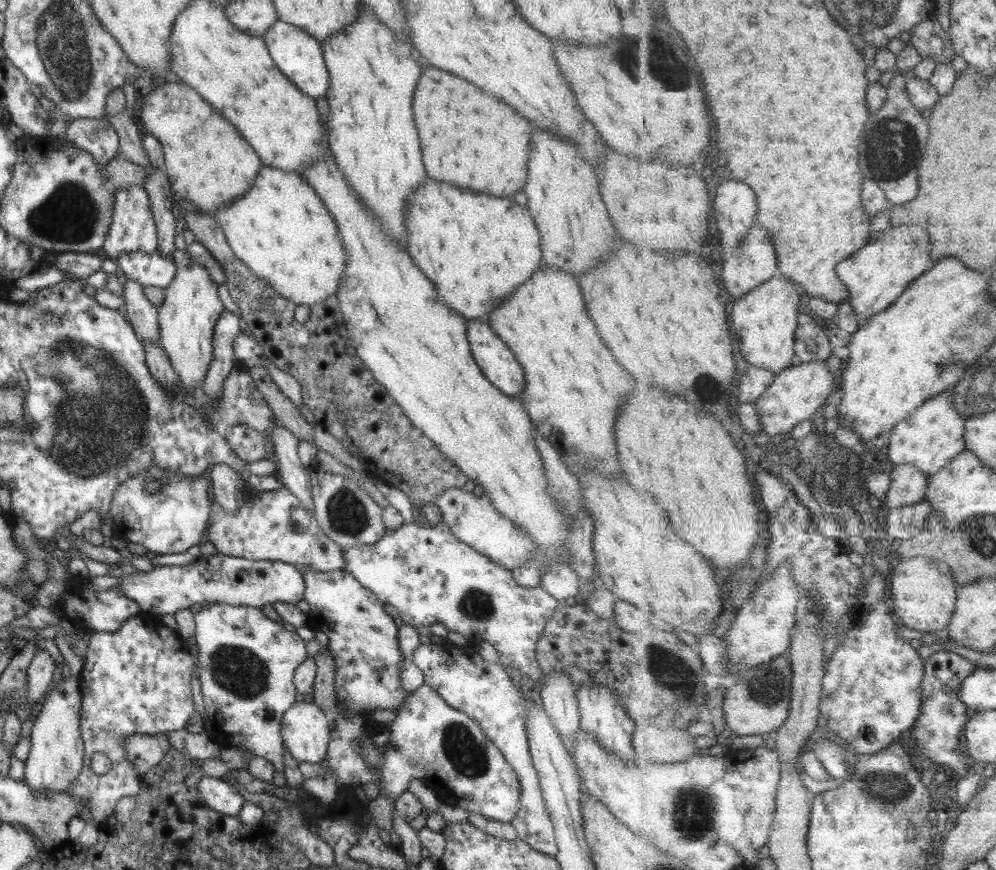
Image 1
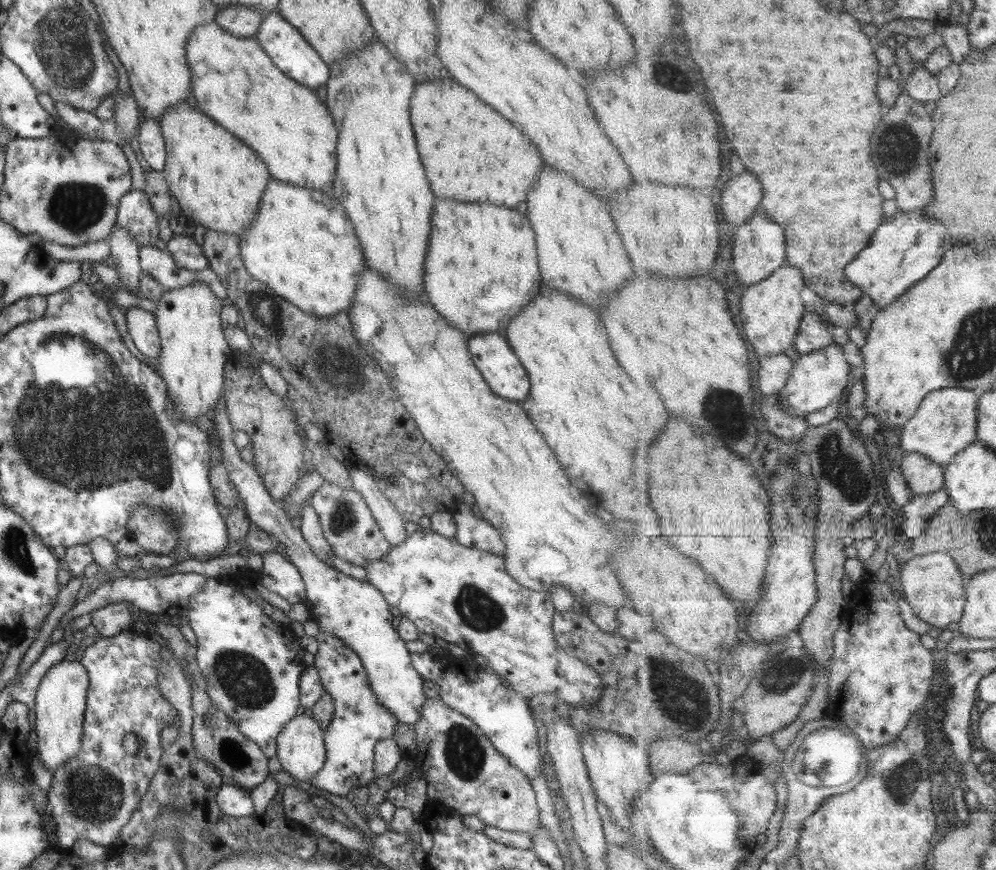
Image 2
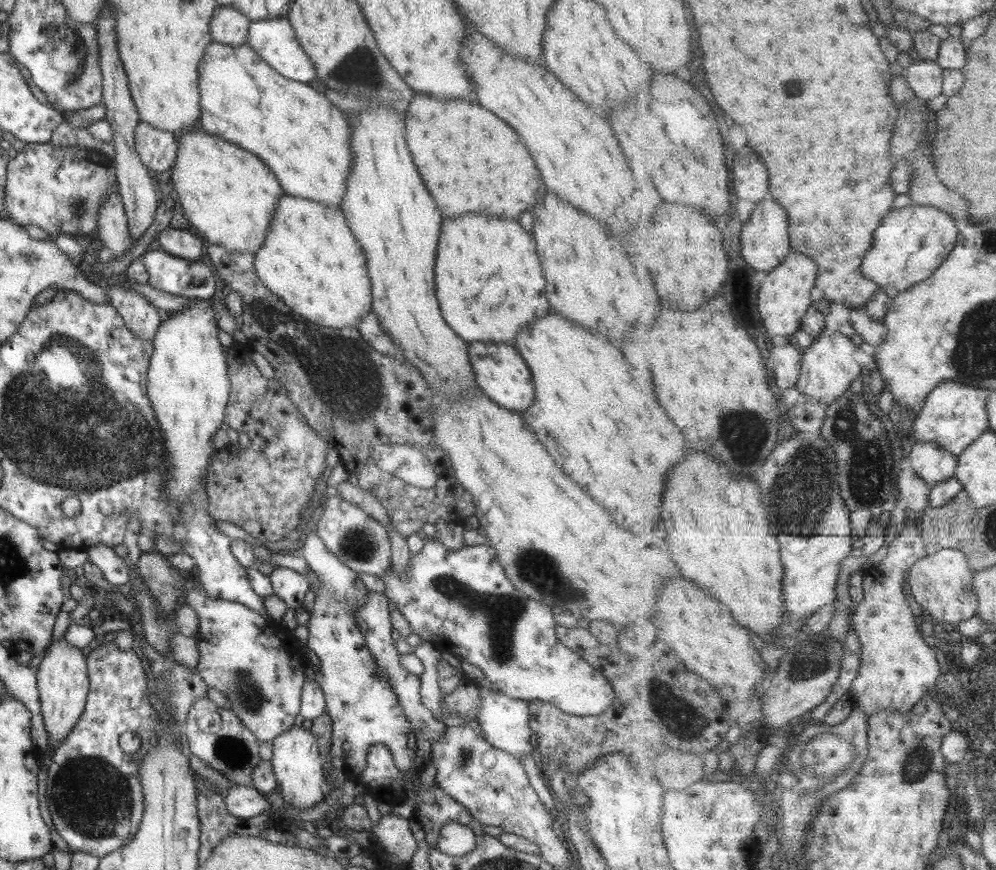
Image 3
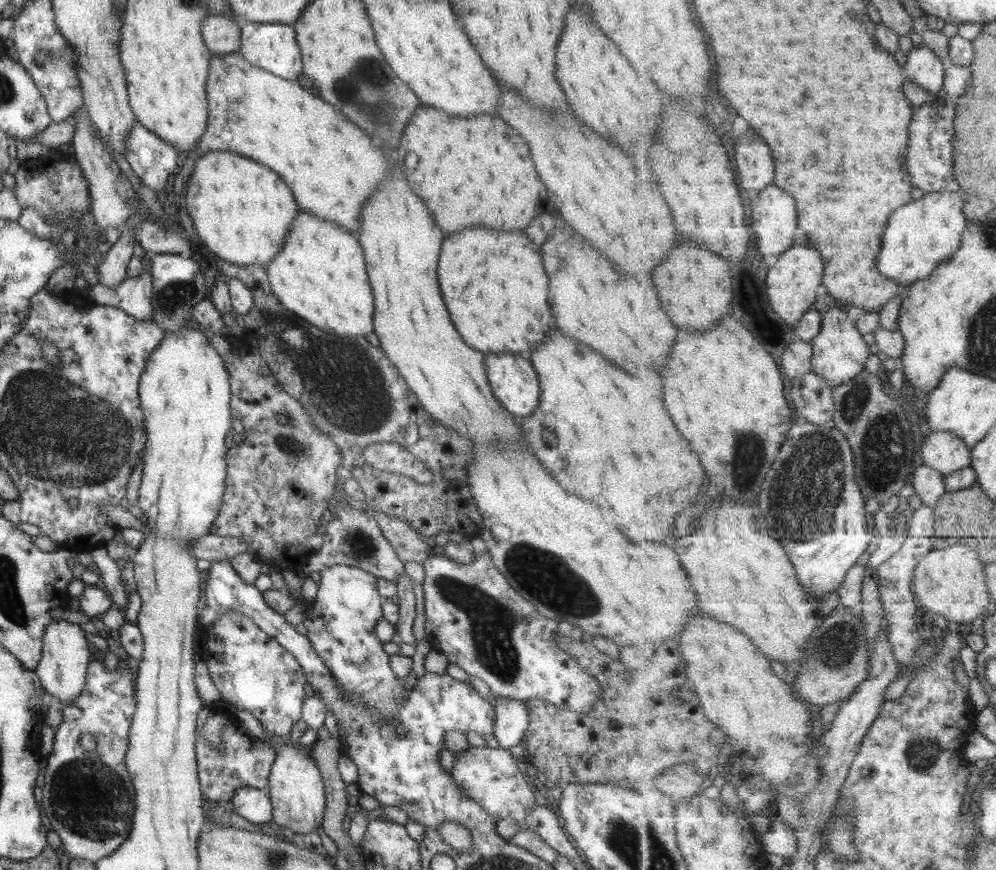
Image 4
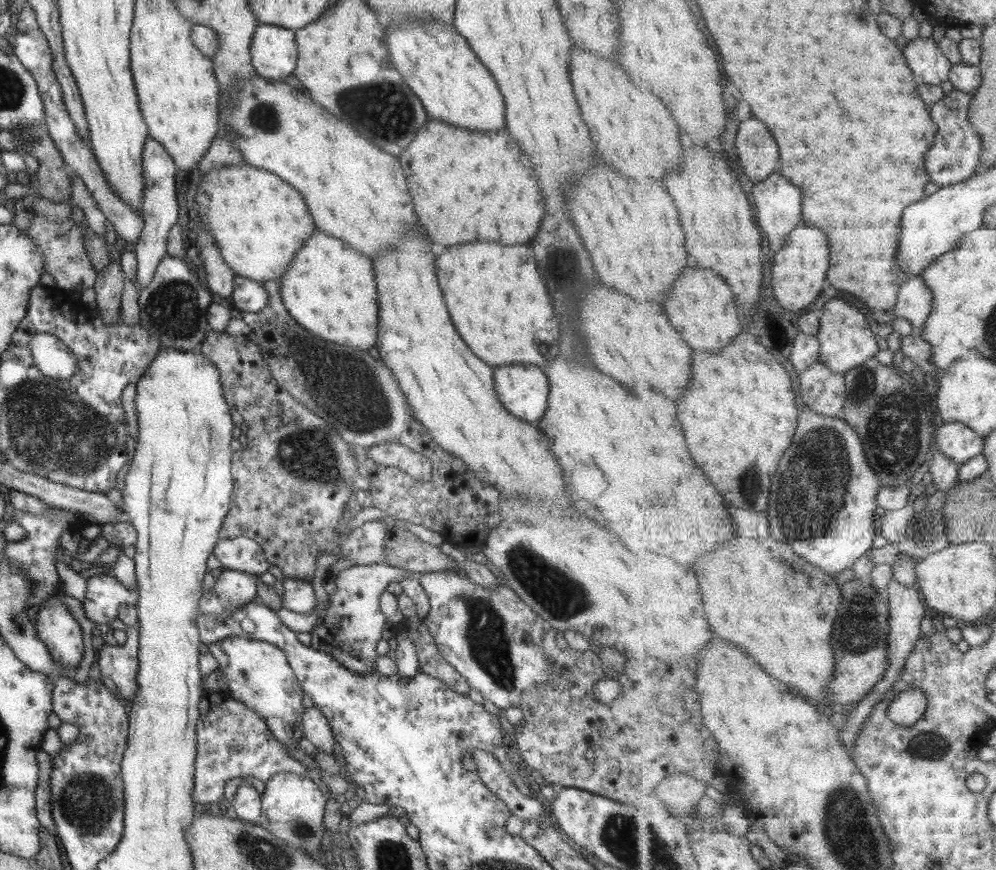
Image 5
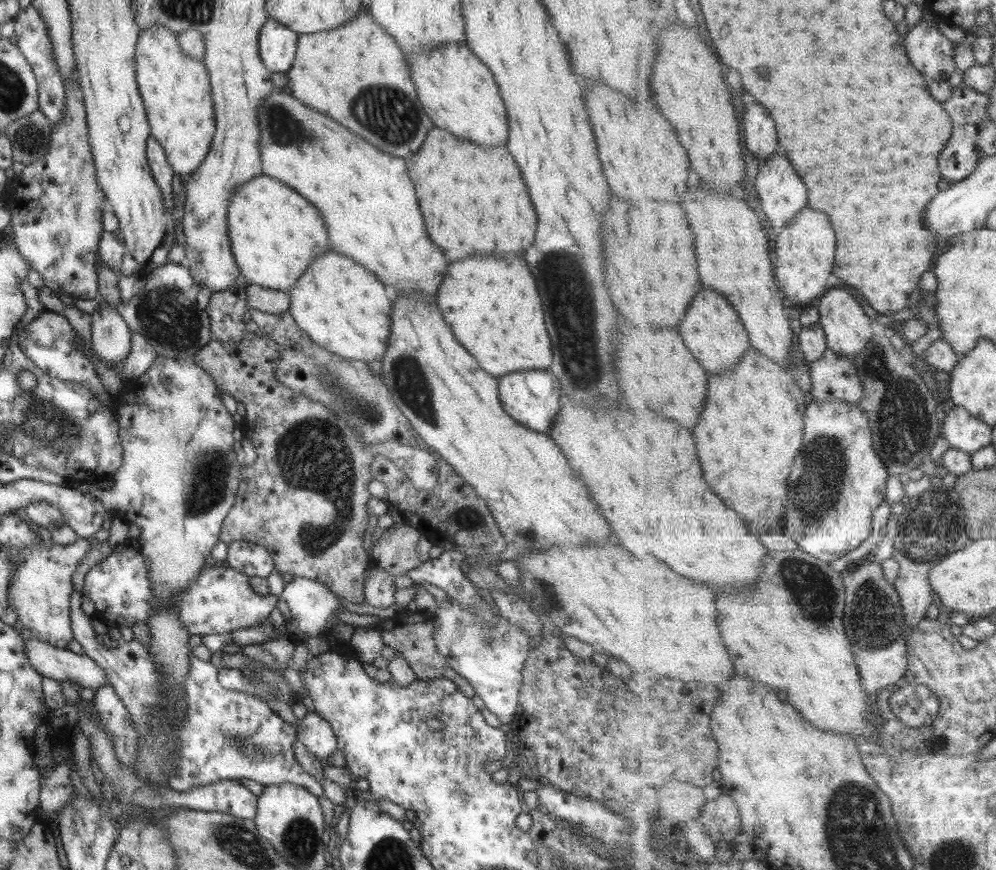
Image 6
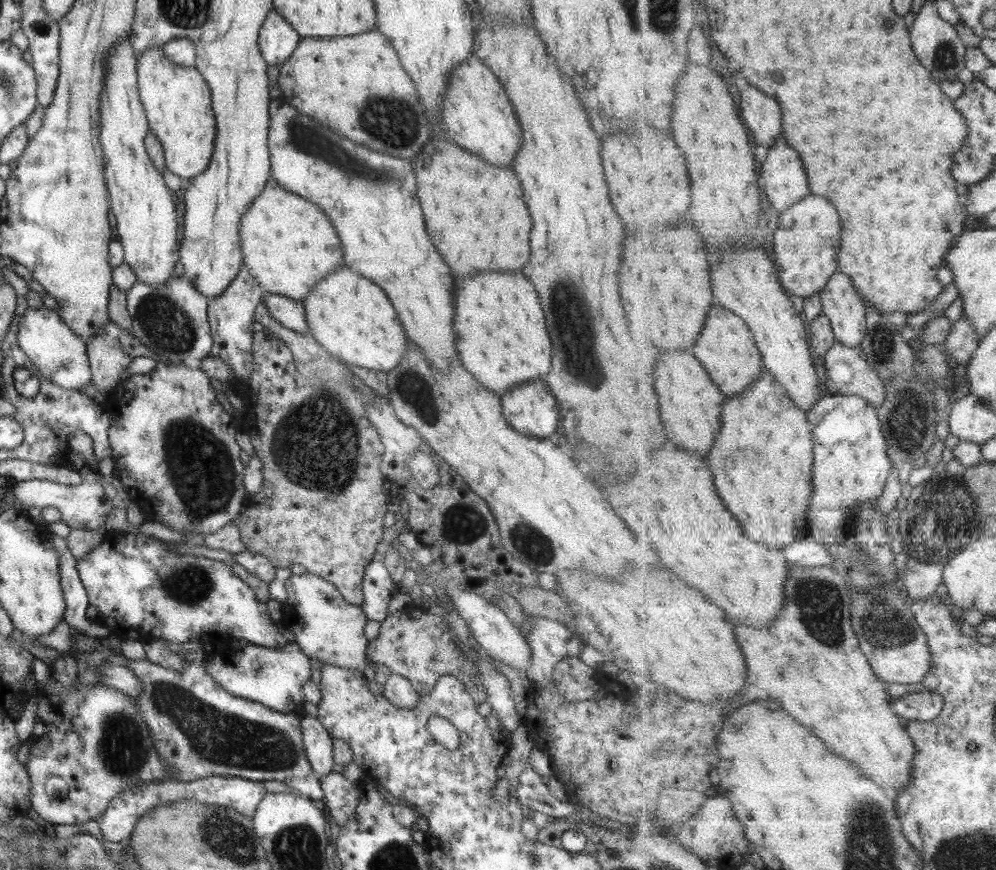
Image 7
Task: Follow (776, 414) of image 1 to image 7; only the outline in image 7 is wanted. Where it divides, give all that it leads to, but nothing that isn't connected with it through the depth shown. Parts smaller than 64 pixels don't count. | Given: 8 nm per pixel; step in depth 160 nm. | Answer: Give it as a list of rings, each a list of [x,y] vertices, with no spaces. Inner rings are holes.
[[[837,272],[830,278],[828,285],[820,292],[822,300],[822,312],[825,313],[833,327],[836,340],[852,348],[859,347],[868,333],[868,301],[860,294],[860,291],[853,284],[852,278],[843,272]]]

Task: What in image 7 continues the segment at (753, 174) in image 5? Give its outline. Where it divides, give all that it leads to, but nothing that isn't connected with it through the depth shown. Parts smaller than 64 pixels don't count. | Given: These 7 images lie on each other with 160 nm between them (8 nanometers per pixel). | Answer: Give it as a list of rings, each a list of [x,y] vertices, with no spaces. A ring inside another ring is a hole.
[[[751,86],[747,92],[743,92],[743,96],[740,94],[740,102],[742,119],[755,143],[767,149],[775,146],[783,132],[783,116],[777,100]]]

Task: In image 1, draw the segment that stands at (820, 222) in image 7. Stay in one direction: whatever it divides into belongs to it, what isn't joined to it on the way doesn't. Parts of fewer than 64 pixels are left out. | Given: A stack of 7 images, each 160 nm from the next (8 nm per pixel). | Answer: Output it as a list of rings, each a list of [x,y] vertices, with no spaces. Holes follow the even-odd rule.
[[[780,274],[773,277],[764,285],[753,289],[749,294],[735,299],[730,311],[731,331],[734,337],[740,341],[740,354],[750,365],[766,368],[780,373],[797,362],[796,356],[796,332],[799,314],[803,312],[804,300],[795,291],[797,285],[793,280],[786,279]]]

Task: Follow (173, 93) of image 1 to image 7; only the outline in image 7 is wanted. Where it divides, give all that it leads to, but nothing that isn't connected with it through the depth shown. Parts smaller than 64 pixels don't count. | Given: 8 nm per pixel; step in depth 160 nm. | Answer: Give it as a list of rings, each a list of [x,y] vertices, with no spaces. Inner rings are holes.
[[[269,177],[239,222],[242,266],[265,293],[300,301],[328,272],[342,264],[340,242],[329,220],[311,202],[283,190]]]

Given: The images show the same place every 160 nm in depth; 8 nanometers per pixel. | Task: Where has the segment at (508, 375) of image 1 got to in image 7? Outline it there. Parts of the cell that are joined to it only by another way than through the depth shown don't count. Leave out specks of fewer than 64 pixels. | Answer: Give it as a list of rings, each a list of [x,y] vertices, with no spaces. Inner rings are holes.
[[[543,377],[525,381],[502,392],[500,405],[503,418],[519,434],[542,439],[554,438],[559,418],[558,406]]]

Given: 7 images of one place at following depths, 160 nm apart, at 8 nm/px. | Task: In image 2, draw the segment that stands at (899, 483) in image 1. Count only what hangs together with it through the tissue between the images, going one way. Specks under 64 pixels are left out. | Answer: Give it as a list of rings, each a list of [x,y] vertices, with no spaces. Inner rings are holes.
[[[905,452],[899,467],[915,496],[944,488],[946,467],[920,452]]]

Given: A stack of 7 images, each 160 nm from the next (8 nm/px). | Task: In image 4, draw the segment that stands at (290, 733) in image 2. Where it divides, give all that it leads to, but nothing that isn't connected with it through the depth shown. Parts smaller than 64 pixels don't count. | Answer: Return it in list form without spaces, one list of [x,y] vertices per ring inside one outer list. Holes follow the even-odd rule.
[[[283,739],[274,749],[275,756],[269,769],[266,789],[272,806],[271,824],[297,834],[310,833],[322,823],[324,811],[324,786],[320,772],[309,754],[301,751],[299,742]]]

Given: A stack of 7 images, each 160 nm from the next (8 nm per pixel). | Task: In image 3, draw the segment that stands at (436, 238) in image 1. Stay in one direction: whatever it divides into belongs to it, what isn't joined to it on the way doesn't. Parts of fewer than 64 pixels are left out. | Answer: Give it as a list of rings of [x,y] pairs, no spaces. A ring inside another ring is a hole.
[[[459,214],[455,218],[443,218],[441,220],[441,230],[439,230],[439,240],[437,240],[437,248],[433,265],[434,274],[434,295],[437,296],[437,302],[439,302],[439,310],[441,310],[441,316],[445,320],[445,324],[455,332],[459,334],[461,340],[465,342],[502,342],[512,344],[515,334],[519,328],[523,328],[525,324],[533,322],[535,318],[541,318],[543,314],[547,314],[547,300],[545,300],[545,280],[541,276],[541,268],[539,268],[539,262],[537,262],[537,254],[535,254],[535,242],[531,238],[531,234],[527,234],[515,220],[509,220],[509,218],[489,218],[485,214]]]

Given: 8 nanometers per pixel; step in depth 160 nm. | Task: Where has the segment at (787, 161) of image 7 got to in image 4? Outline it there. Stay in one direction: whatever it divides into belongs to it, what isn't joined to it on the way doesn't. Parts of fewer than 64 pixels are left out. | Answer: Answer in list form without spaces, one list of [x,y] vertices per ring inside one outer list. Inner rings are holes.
[[[769,186],[759,191],[754,199],[750,202],[752,208],[751,227],[756,234],[756,245],[759,254],[767,256],[773,254],[780,256],[787,250],[791,249],[801,237],[799,228],[797,228],[797,204],[795,198],[781,190],[779,186]]]

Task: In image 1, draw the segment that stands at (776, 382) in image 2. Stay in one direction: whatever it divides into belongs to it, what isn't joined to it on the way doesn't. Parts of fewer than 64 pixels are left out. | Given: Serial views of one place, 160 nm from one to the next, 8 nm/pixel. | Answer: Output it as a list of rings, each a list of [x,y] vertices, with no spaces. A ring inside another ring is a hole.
[[[749,365],[737,385],[737,404],[754,403],[776,379],[777,372]]]

